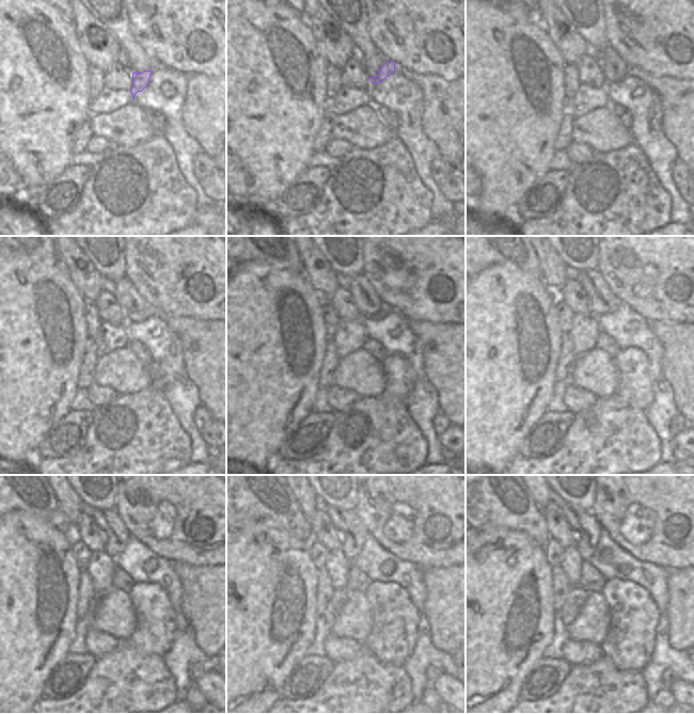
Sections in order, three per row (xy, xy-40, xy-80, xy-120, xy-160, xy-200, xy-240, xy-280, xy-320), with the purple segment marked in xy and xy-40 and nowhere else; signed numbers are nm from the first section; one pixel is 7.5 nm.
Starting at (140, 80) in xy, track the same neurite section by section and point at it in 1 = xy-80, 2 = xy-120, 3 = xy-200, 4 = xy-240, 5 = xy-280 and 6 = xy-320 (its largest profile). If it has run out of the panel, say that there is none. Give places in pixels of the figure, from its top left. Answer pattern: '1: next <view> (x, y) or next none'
1: next xy-80 (614, 68)
2: next xy-120 (136, 308)
3: next xy-200 (602, 300)
4: next xy-240 (109, 521)
5: next xy-280 (352, 532)
6: next xy-320 (586, 527)

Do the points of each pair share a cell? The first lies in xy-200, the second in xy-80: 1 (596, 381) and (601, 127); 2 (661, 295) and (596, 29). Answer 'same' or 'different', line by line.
1: same
2: different

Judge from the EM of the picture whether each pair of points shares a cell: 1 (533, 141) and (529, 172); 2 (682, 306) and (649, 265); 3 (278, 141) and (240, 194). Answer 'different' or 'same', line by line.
1: same
2: same
3: different

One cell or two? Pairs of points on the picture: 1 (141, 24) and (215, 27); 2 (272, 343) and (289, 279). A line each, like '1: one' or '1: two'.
1: one
2: one

